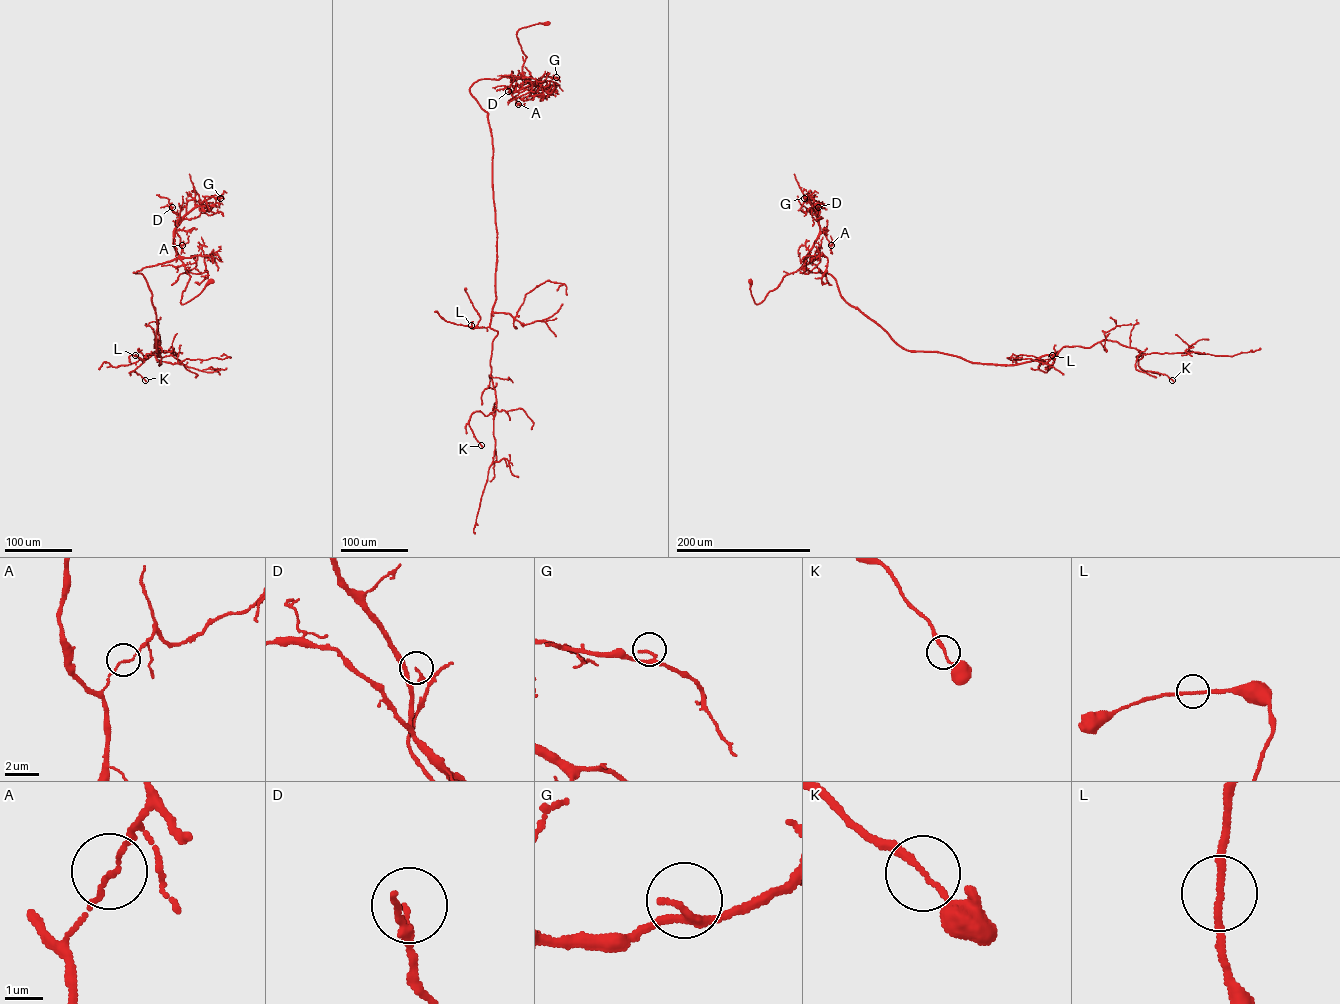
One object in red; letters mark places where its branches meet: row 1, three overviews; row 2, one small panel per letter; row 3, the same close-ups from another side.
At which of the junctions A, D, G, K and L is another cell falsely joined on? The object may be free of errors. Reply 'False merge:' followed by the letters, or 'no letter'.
False merge: A

